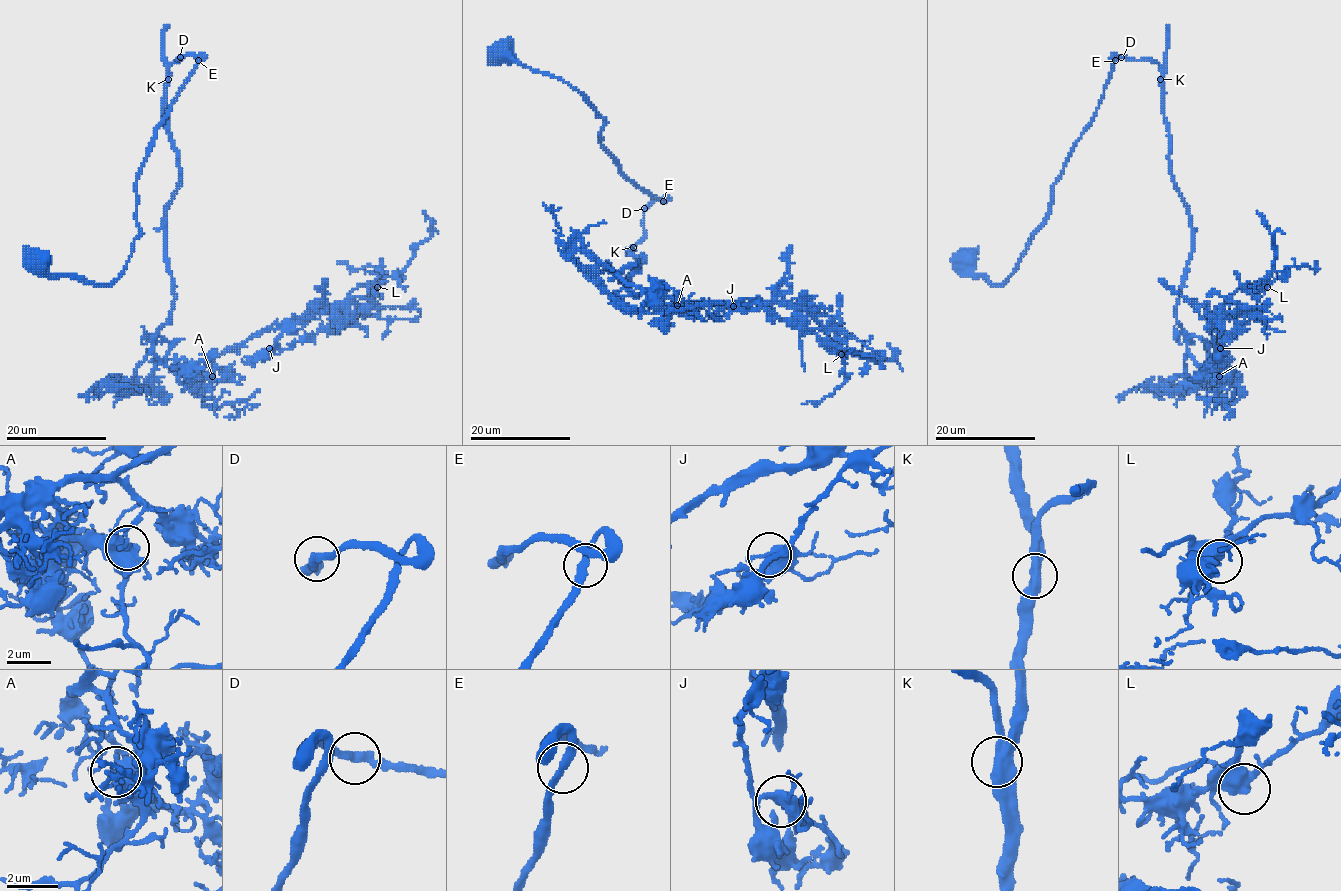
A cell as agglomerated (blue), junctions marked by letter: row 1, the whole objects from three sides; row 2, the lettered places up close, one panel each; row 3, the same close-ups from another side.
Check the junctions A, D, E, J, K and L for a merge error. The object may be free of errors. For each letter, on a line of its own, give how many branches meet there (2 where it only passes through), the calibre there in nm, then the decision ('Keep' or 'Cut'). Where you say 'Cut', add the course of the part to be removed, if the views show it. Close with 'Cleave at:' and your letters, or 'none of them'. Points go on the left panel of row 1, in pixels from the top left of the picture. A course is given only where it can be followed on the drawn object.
A: Branches: 2. Thickness 380 nm. Keep
D: Branches: 2. Thickness 280 nm. Keep
E: Branches: 2. Thickness 240 nm. Keep
J: Branches: 2. Thickness 440 nm. Keep
K: Branches: 2. Thickness 480 nm. Keep
L: Branches: 2. Thickness 550 nm. Keep
Cleave at: none of them

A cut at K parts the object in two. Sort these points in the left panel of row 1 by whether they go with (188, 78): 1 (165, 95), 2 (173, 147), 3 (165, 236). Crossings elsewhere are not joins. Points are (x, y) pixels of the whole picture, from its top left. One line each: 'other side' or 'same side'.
1: other side
2: other side
3: other side

